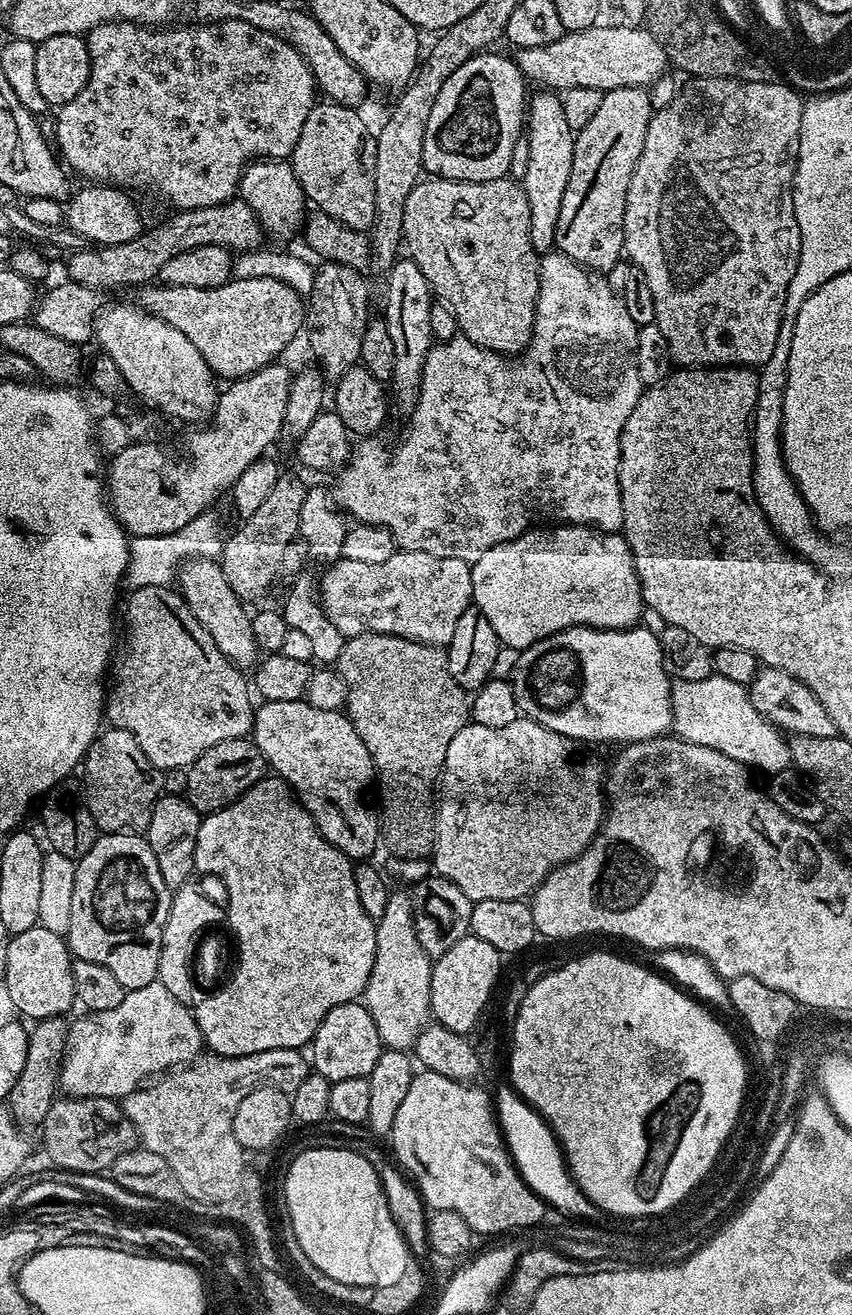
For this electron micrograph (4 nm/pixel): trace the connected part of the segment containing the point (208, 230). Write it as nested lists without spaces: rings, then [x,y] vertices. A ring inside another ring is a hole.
[[[233,198],[218,206],[180,210],[172,215],[176,216],[162,221],[153,232],[141,231],[136,240],[121,244],[89,246],[71,253],[67,257],[67,279],[73,284],[97,290],[120,288],[123,284],[148,286],[157,279],[160,268],[166,262],[183,252],[192,251],[196,247],[218,246],[239,254],[259,249],[262,244],[260,239],[265,239],[266,236],[254,210],[250,210],[243,198]]]

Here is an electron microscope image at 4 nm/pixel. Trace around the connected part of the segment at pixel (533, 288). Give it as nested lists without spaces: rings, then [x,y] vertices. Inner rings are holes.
[[[511,178],[502,180],[421,179],[409,191],[409,197],[406,198],[403,243],[406,248],[408,244],[407,255],[418,266],[418,270],[422,270],[422,274],[428,279],[428,284],[439,303],[445,304],[454,314],[459,335],[465,336],[466,339],[474,342],[478,347],[491,352],[519,354],[524,351],[532,337],[532,327],[536,317],[536,299],[538,298],[538,286],[540,285],[540,256],[530,236],[530,202],[526,202],[524,189],[517,181]]]

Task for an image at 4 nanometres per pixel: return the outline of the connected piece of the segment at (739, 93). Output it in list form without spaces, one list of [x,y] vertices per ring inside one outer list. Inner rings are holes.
[[[698,76],[687,82],[689,84],[681,87],[670,106],[655,109],[652,113],[652,121],[646,130],[646,142],[642,142],[642,154],[638,158],[638,166],[634,166],[630,190],[626,194],[624,251],[627,259],[632,259],[631,263],[640,268],[642,274],[646,274],[646,282],[650,282],[650,291],[654,293],[655,324],[662,330],[662,338],[666,338],[673,365],[681,369],[697,366],[763,366],[770,354],[774,354],[774,342],[778,342],[780,324],[786,319],[786,309],[790,304],[788,287],[800,257],[800,231],[798,218],[794,214],[792,179],[796,177],[805,101],[801,93],[788,84],[782,88],[767,86],[766,78],[741,80],[731,76]],[[712,98],[726,98],[730,104],[712,104]]]

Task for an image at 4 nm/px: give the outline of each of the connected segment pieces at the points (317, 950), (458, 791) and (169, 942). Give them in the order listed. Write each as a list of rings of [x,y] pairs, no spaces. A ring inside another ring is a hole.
[[[263,778],[238,797],[232,804],[218,809],[216,812],[207,813],[200,821],[198,842],[194,846],[194,862],[196,872],[217,876],[228,891],[228,928],[236,935],[236,944],[240,947],[240,961],[234,964],[234,971],[225,979],[224,983],[215,992],[207,993],[195,1005],[194,1015],[196,1024],[204,1036],[204,1042],[217,1056],[245,1056],[258,1054],[262,1050],[278,1050],[279,1048],[303,1049],[311,1045],[318,1026],[322,1026],[322,1018],[334,1010],[334,1006],[351,1004],[357,998],[365,995],[368,979],[374,970],[376,957],[376,925],[377,921],[371,920],[362,910],[362,902],[358,902],[358,886],[354,886],[356,869],[353,861],[340,853],[331,842],[316,828],[312,816],[291,788],[279,778]]]
[[[517,718],[510,722],[510,726],[478,726],[467,723],[458,734],[454,734],[454,742],[450,742],[446,750],[446,762],[440,771],[438,781],[438,815],[436,817],[436,843],[434,845],[435,871],[445,876],[462,894],[466,894],[474,902],[478,900],[489,900],[490,898],[502,898],[503,900],[524,900],[531,897],[539,888],[540,883],[549,876],[555,868],[561,864],[567,864],[576,856],[580,856],[592,844],[592,839],[600,833],[600,825],[604,823],[606,815],[606,796],[604,800],[604,776],[596,765],[592,756],[583,752],[577,741],[568,736],[558,734],[554,730],[546,730],[538,722],[527,718]]]
[[[182,885],[175,889],[172,894],[172,905],[166,918],[166,926],[162,930],[162,950],[160,951],[160,961],[158,962],[158,979],[178,1002],[192,1006],[197,1003],[198,989],[192,977],[192,963],[198,942],[196,932],[208,924],[208,920],[216,920],[216,908],[196,892],[196,888],[187,888]],[[197,995],[197,996],[196,996]]]

